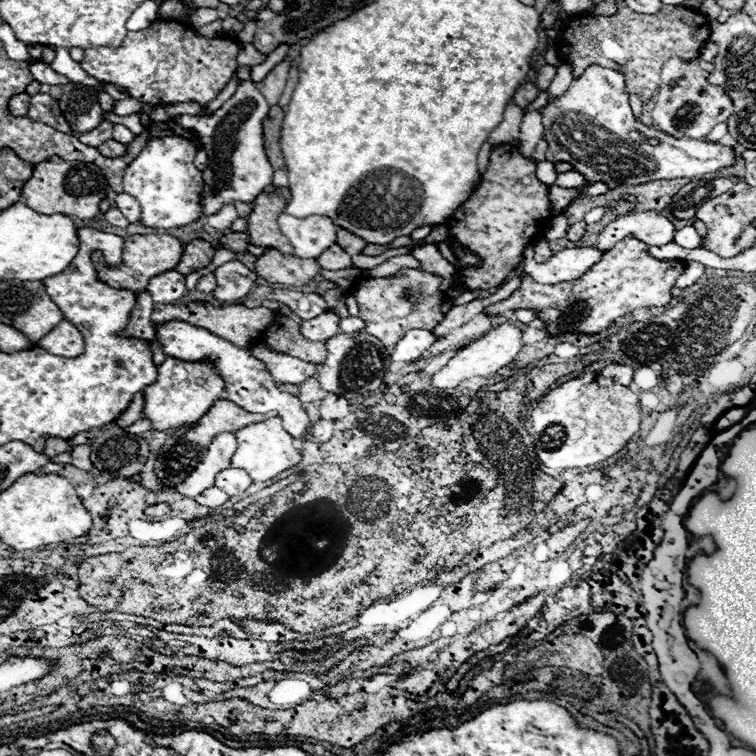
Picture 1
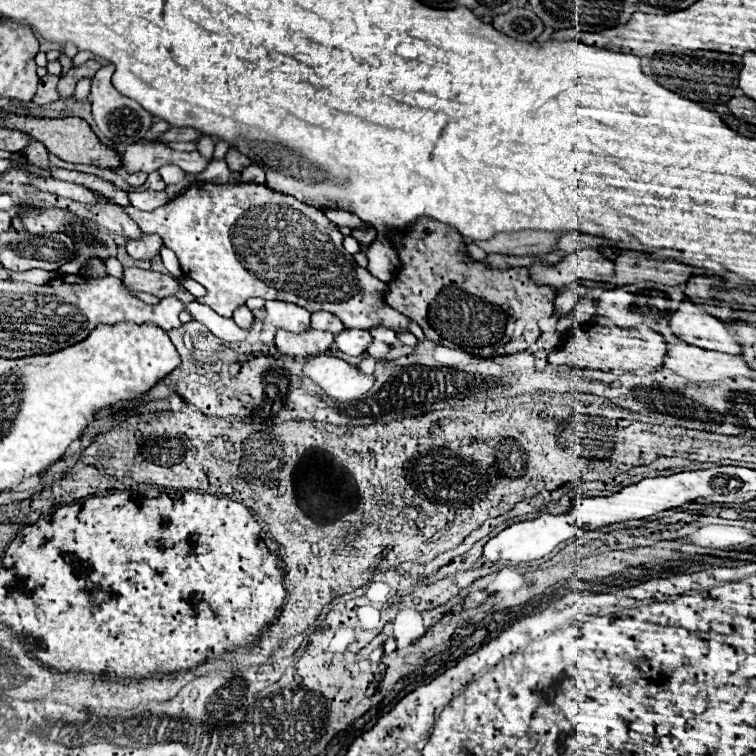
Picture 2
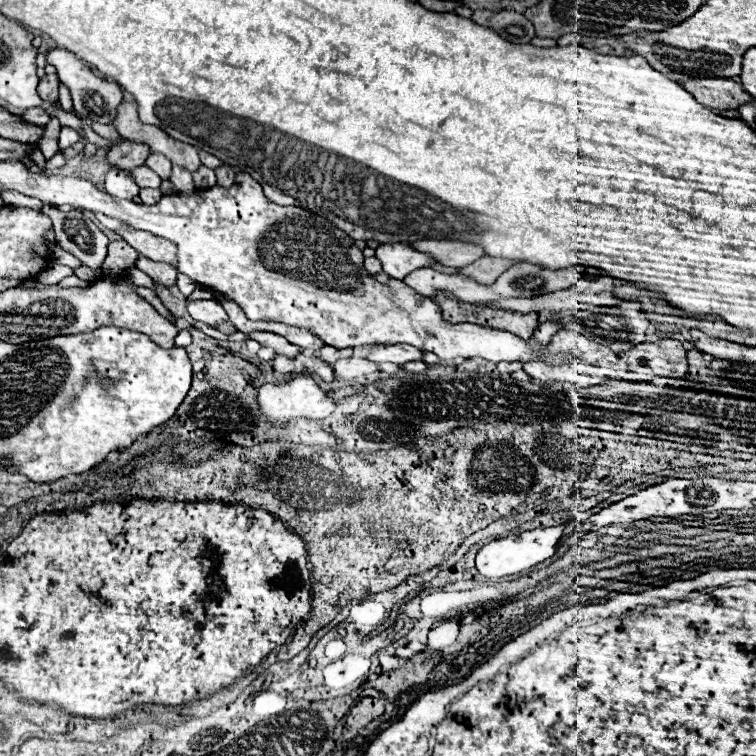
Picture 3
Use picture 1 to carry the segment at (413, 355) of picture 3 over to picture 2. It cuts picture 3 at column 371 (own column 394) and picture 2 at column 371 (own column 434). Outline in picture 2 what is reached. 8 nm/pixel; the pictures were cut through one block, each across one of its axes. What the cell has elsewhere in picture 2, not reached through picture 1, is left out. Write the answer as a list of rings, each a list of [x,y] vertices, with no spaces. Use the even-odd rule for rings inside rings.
[[[350,328],[350,330],[342,330],[334,344],[340,352],[348,354],[348,356],[360,356],[366,352],[368,344],[372,342],[372,336],[370,332],[362,332],[362,330],[356,330],[356,328]]]

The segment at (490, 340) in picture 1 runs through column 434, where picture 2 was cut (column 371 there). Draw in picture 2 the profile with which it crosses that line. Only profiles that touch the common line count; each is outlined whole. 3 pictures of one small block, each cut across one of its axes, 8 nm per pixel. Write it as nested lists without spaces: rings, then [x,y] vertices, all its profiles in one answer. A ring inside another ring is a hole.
[[[316,356],[304,366],[306,376],[310,376],[330,398],[346,402],[358,398],[374,386],[374,374],[366,376],[356,366],[334,356]]]

